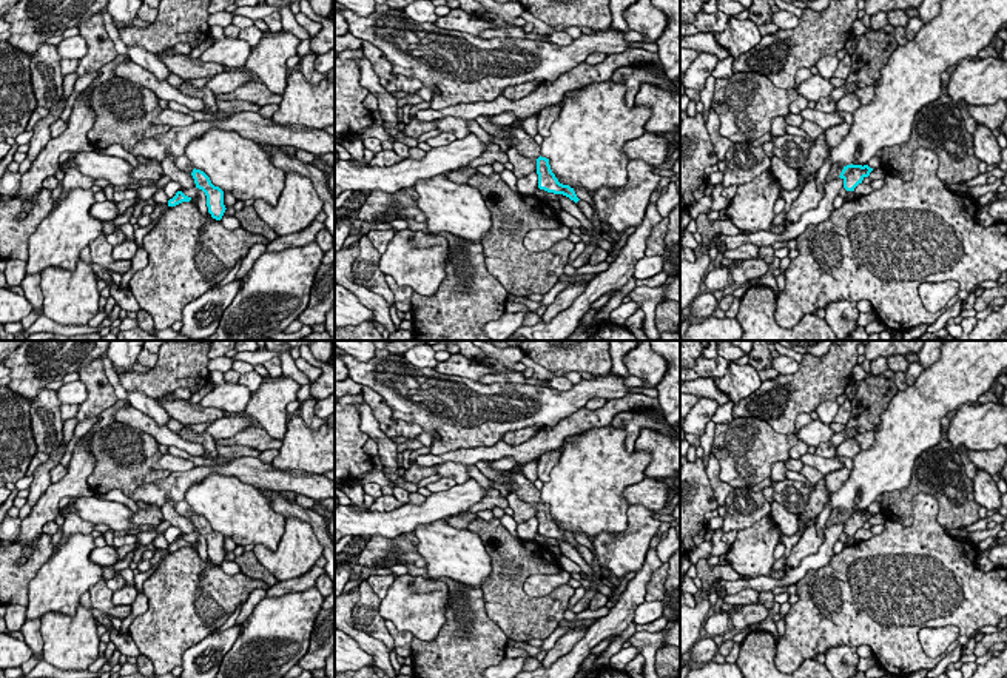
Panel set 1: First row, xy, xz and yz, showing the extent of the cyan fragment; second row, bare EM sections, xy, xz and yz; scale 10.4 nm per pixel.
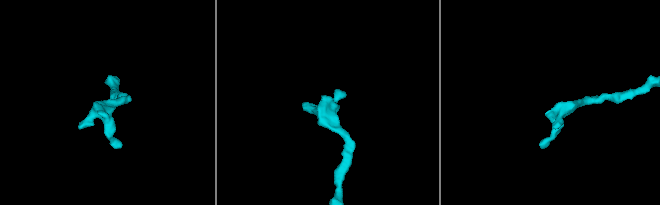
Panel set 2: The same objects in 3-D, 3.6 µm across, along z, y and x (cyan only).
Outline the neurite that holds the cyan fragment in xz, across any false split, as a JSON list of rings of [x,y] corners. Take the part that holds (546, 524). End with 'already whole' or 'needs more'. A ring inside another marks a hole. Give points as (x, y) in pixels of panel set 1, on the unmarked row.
[[[478,461],[475,467],[489,479],[498,484],[510,482],[515,484],[517,488],[510,493],[515,493],[524,502],[534,505],[537,508],[538,519],[538,533],[554,539],[563,539],[574,545],[575,549],[580,545],[569,530],[563,530],[558,527],[555,519],[551,515],[549,504],[540,501],[540,490],[529,482],[529,479],[523,475],[523,464],[517,464],[512,470],[497,470],[490,467],[489,461]]] | needs more

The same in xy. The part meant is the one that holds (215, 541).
[[[187,501],[176,502],[174,510],[193,521],[196,533],[202,535],[207,541],[208,558],[213,564],[221,566],[227,555],[224,550],[224,536],[214,532],[204,516],[196,515]]] | needs more

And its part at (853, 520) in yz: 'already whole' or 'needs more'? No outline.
needs more

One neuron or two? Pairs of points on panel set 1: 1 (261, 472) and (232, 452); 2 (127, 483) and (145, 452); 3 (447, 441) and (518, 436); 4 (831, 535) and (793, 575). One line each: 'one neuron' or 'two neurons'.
1: two neurons
2: one neuron
3: two neurons
4: one neuron

